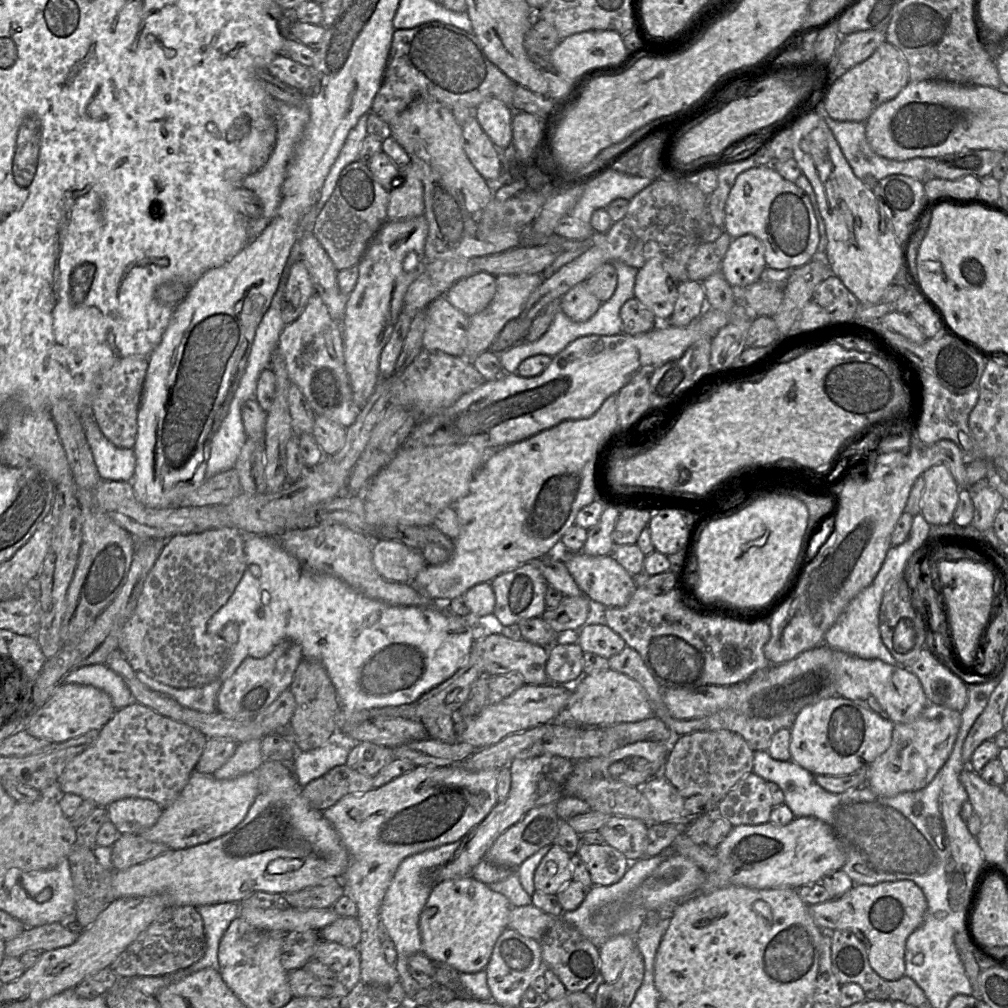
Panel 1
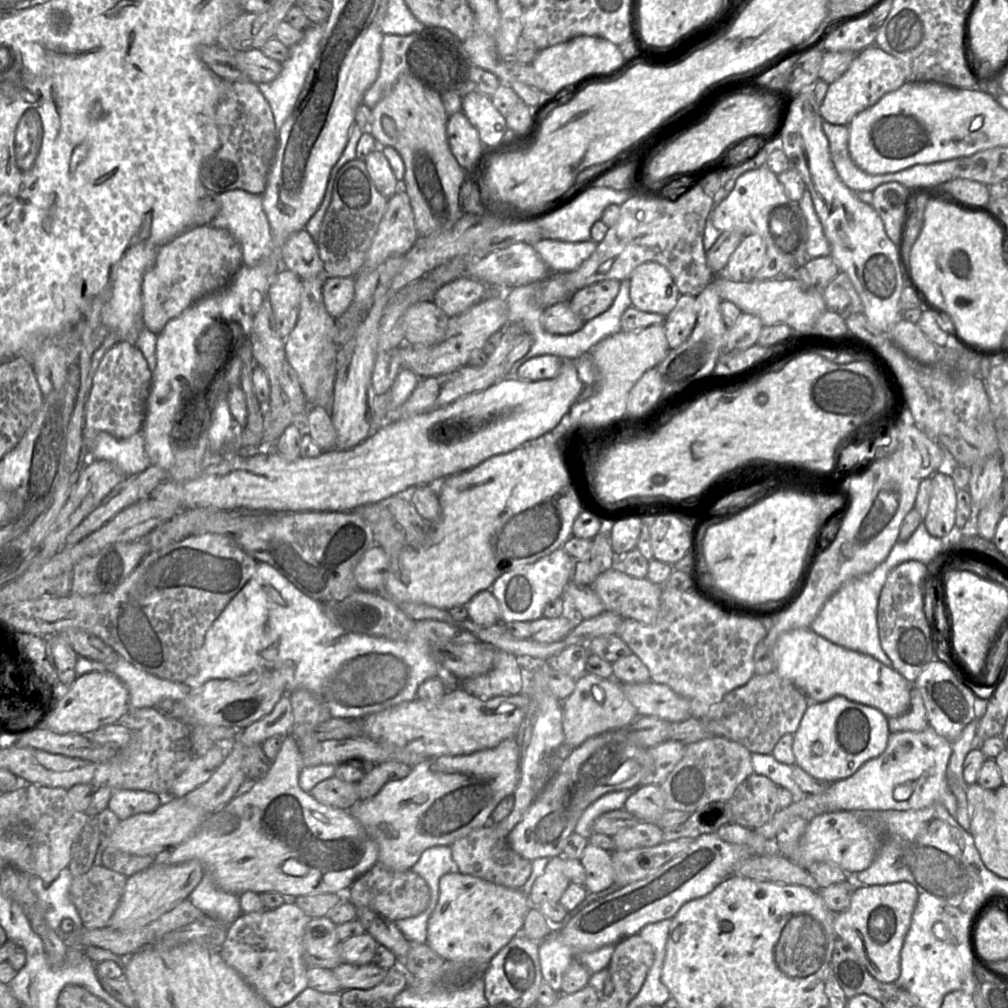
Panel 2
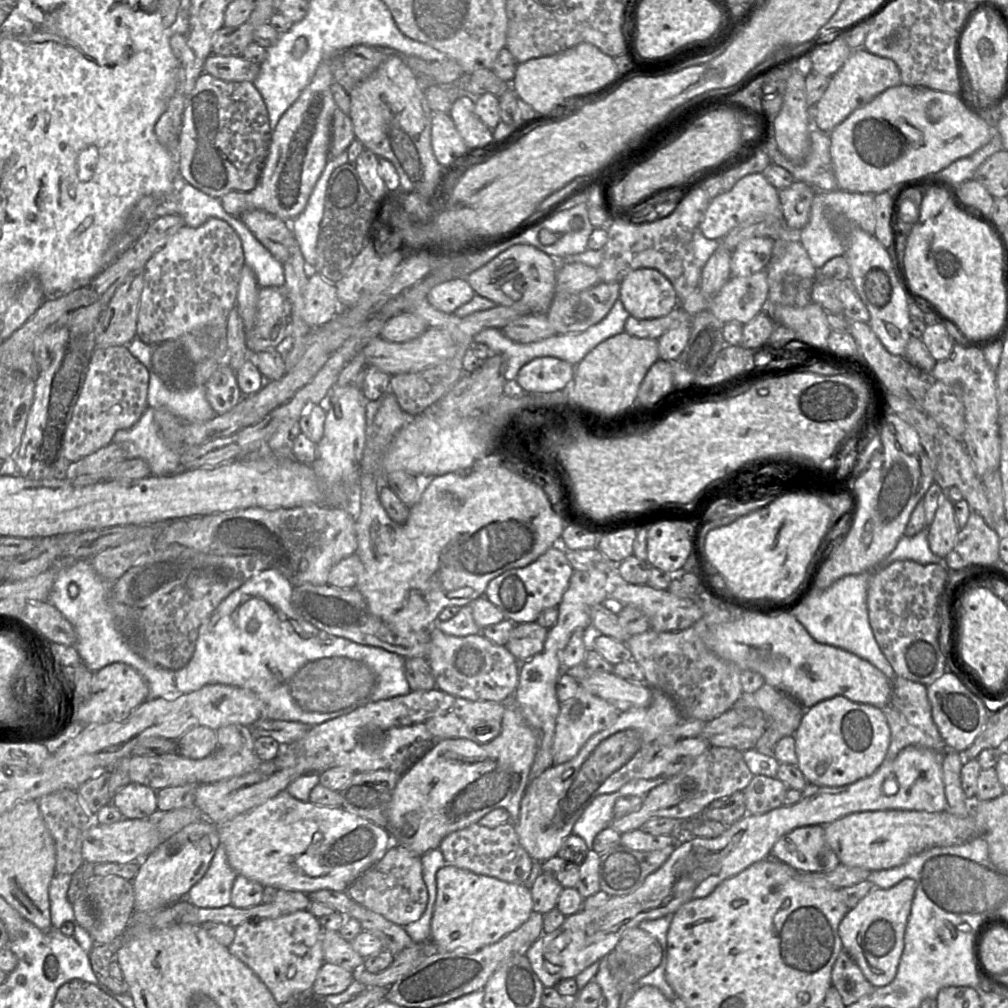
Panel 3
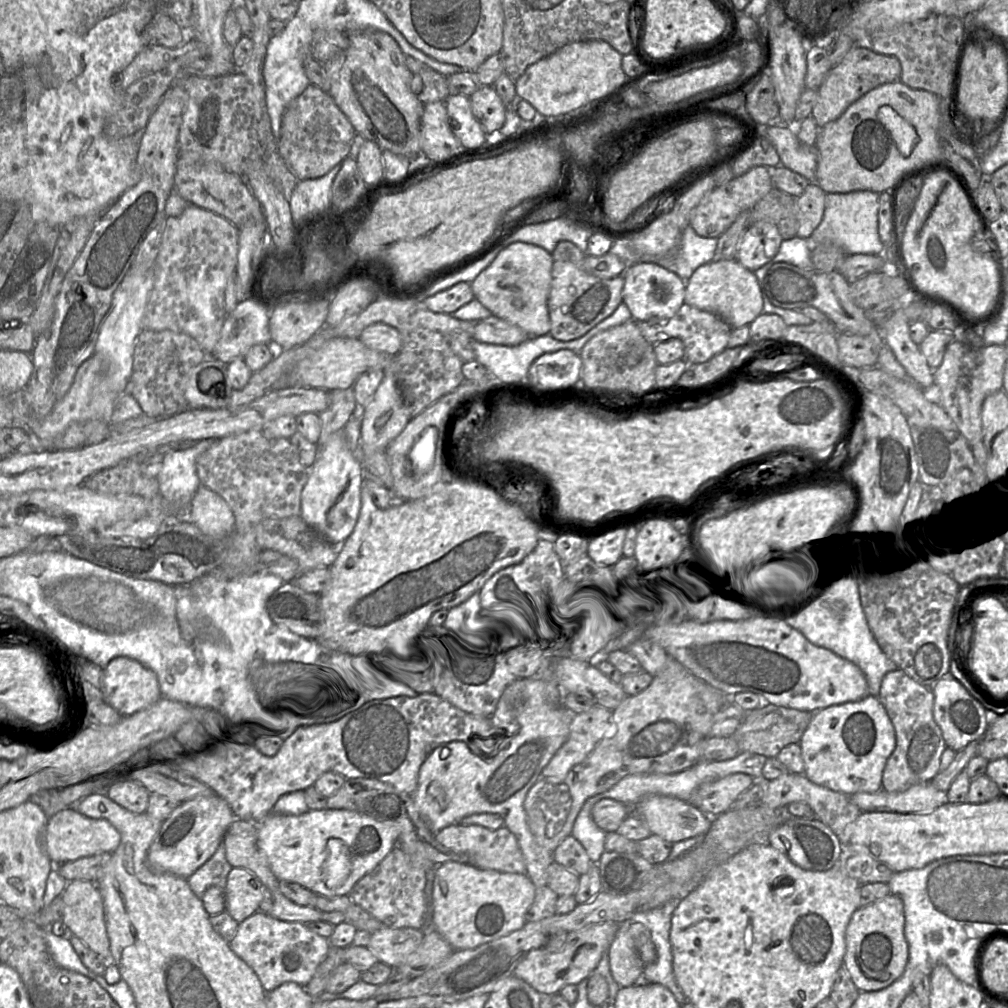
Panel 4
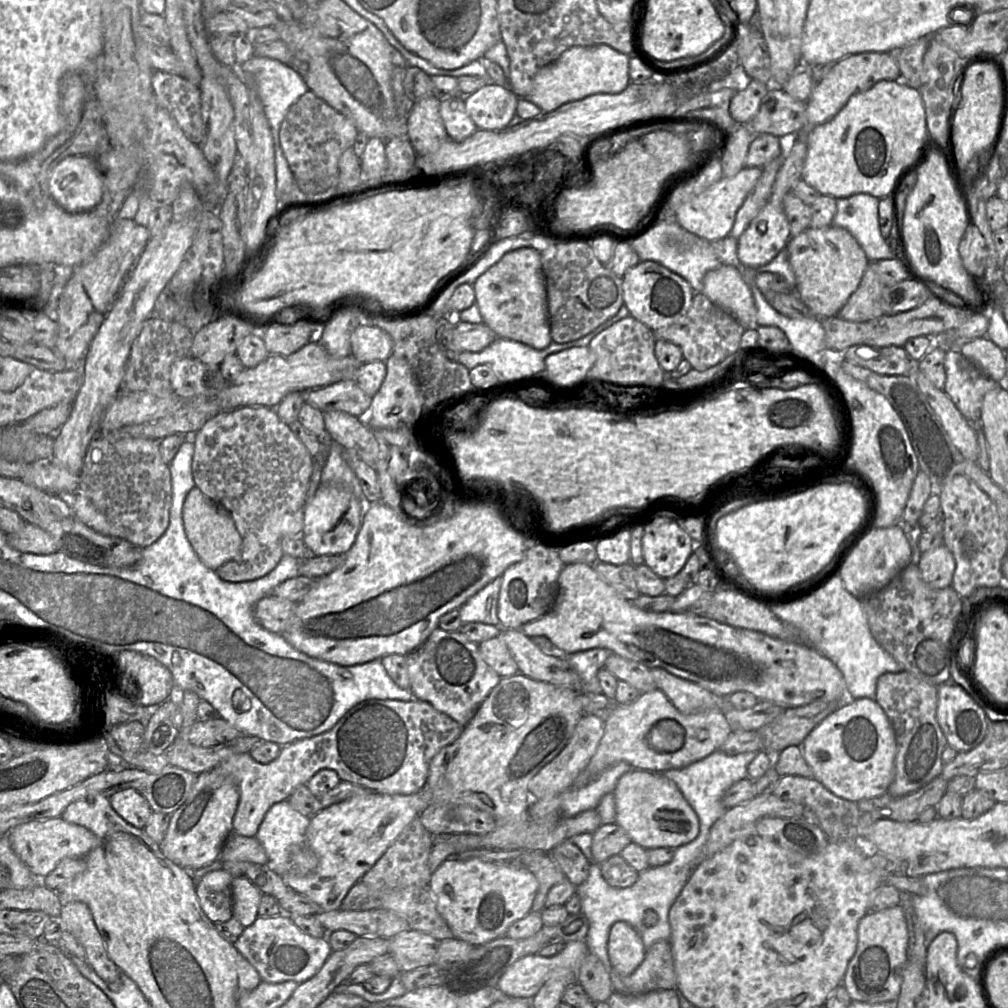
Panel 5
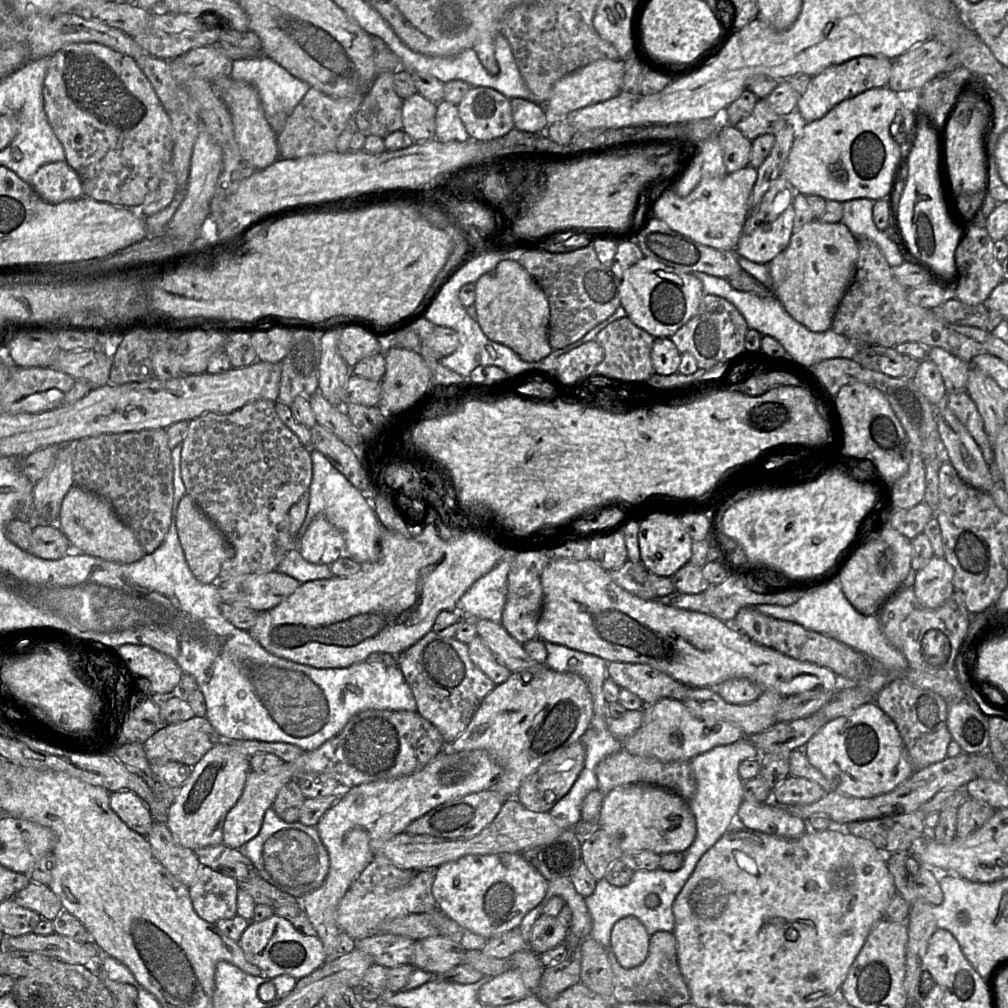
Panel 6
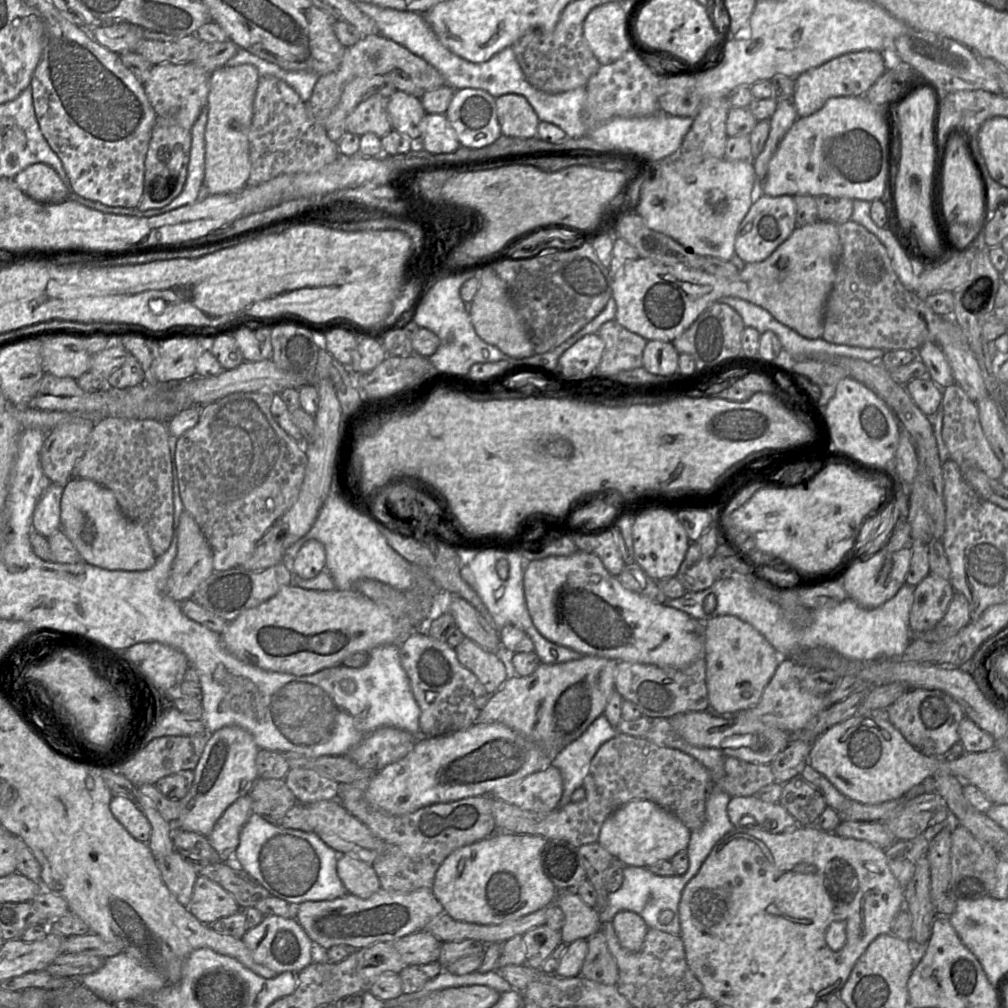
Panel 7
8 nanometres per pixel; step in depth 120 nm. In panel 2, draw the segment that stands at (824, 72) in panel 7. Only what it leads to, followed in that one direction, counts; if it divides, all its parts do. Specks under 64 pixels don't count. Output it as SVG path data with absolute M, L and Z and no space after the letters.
M873 44L858 53L848 70L829 85L820 105L821 117L834 125L848 125L857 114L875 105L884 95L898 90L905 82L902 62Z

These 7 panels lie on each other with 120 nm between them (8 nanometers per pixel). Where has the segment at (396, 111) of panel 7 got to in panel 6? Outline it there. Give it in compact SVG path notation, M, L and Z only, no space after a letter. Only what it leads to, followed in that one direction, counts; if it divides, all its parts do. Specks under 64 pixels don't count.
M416 93L405 99L402 107L404 130L414 142L435 139L437 104Z

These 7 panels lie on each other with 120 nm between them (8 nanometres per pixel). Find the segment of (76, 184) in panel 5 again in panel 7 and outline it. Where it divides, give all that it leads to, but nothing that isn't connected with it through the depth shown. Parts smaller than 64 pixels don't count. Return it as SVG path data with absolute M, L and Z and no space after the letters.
M36 163L31 165L17 174L12 180L21 191L39 203L61 202L71 195L68 181L64 181L53 168L46 164Z

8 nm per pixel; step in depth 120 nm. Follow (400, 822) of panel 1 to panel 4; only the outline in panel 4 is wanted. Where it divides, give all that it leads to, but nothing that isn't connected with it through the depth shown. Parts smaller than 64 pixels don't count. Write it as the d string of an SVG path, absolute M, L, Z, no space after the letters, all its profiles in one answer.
M510 676L505 681L504 685L502 686L494 711L489 716L490 722L494 728L497 728L498 731L493 733L490 736L474 736L471 737L469 740L476 739L475 744L471 744L470 742L464 741L451 741L445 744L441 744L435 747L426 757L424 762L422 763L419 775L418 775L418 782L417 787L414 793L410 796L411 804L415 807L417 812L427 821L429 828L432 832L436 833L441 829L453 825L459 824L459 822L466 816L471 814L480 814L480 813L492 813L500 815L504 820L504 827L508 828L509 831L516 837L517 843L519 848L522 852L524 861L525 861L525 874L529 877L529 879L534 884L535 888L540 888L547 885L547 869L549 865L552 863L552 853L549 852L547 849L542 847L536 841L535 837L533 836L532 832L529 829L527 823L527 816L524 809L524 800L528 790L532 787L532 785L539 779L539 775L544 768L544 766L548 763L550 758L554 755L554 753L560 748L560 746L566 740L569 734L569 726L571 720L571 713L565 709L561 705L551 704L549 703L544 694L543 694L543 681L540 678L535 676Z

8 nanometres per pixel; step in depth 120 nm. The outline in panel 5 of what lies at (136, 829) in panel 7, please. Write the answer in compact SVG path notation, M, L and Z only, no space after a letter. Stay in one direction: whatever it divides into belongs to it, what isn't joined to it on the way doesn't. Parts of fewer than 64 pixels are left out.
M128 788L109 797L112 808L129 824L144 829L152 814L145 797L137 790Z

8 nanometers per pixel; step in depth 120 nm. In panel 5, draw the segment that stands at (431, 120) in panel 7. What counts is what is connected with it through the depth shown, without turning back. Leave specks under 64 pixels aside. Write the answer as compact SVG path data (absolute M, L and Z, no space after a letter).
M464 96L441 101L440 115L448 138L456 142L463 141L478 129L466 111Z

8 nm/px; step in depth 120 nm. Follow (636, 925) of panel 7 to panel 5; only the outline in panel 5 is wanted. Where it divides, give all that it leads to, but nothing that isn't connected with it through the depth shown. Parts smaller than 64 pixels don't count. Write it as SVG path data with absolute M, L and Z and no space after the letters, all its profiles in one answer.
M626 921L611 926L607 950L612 967L621 975L633 973L646 955L640 934Z

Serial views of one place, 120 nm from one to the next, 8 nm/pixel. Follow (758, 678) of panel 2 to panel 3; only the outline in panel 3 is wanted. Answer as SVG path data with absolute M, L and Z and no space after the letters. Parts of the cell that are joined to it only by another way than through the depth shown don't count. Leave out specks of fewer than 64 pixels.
M766 683L754 693L742 693L733 708L756 708L763 712L766 728L754 749L765 755L773 755L777 742L794 735L805 708L792 696Z

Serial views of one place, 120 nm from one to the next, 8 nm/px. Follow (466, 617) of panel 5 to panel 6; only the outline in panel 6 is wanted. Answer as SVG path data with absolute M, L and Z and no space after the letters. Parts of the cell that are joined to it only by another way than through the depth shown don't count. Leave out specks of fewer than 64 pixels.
M511 557L499 561L487 574L475 581L463 594L456 607L468 618L487 619L501 623L508 590Z

